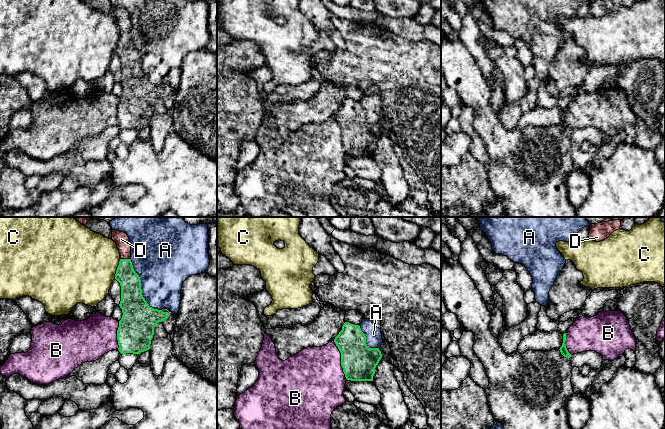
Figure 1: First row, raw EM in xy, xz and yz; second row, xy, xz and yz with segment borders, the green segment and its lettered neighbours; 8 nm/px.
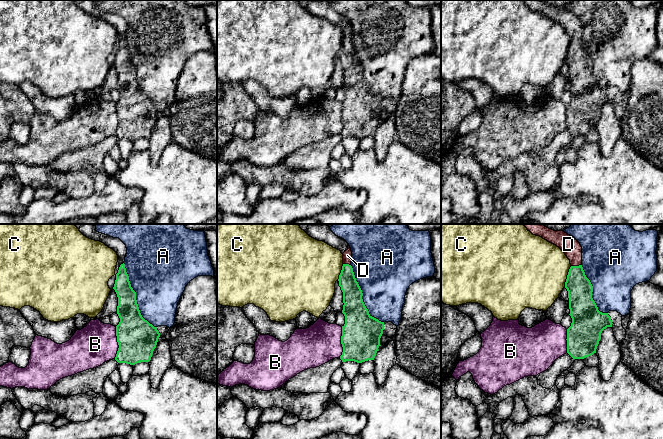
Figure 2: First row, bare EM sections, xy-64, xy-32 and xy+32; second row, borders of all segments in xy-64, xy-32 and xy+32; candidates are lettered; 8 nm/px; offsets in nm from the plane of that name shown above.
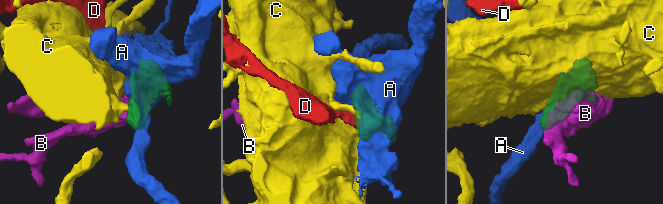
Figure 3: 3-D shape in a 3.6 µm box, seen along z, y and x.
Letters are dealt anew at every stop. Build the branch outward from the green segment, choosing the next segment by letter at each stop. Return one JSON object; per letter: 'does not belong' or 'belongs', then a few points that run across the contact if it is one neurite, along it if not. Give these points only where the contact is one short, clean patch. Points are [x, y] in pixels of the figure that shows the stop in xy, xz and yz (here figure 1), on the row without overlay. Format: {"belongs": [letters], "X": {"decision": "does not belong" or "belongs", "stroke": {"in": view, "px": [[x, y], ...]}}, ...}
{"belongs": ["D"], "A": {"decision": "does not belong"}, "B": {"decision": "does not belong", "stroke": {"in": "xz", "px": [[333, 116], [340, 129], [340, 141], [347, 155]]}}, "C": {"decision": "does not belong"}, "D": {"decision": "belongs"}}

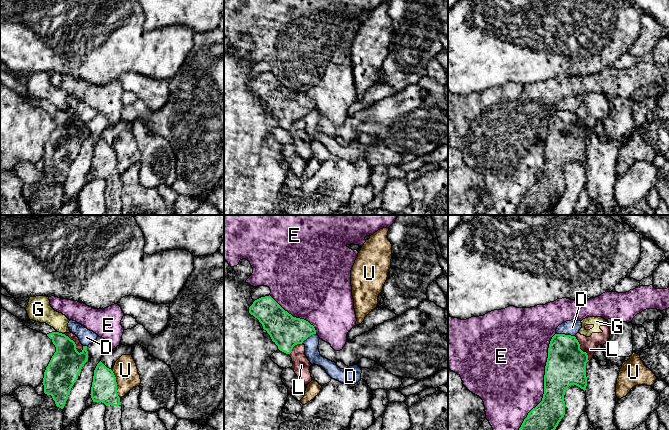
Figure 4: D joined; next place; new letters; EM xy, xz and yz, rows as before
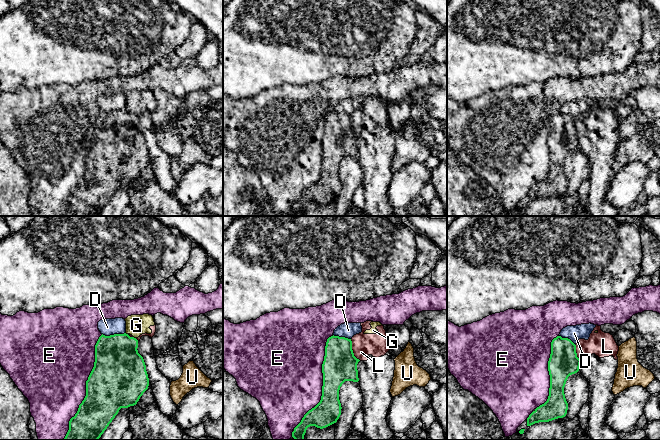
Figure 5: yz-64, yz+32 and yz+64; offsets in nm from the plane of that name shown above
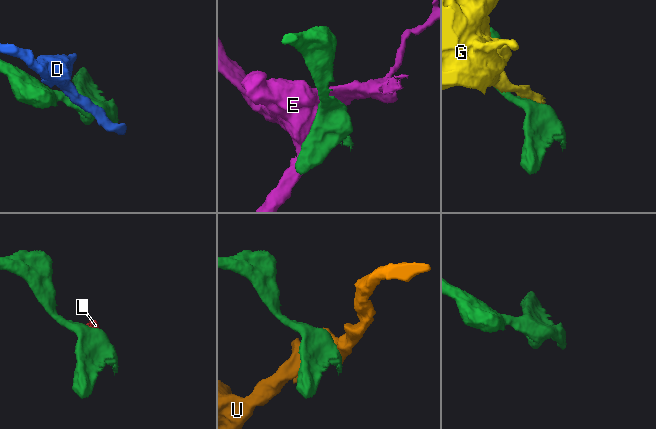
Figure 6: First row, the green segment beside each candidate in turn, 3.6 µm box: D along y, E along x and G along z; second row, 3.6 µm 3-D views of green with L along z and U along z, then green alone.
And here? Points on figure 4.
{"belongs": [], "D": {"decision": "does not belong"}, "E": {"decision": "does not belong"}, "G": {"decision": "does not belong"}, "L": {"decision": "does not belong", "stroke": {"in": "xy", "px": [[64, 109], [74, 118], [75, 124], [81, 128]]}}, "U": {"decision": "does not belong", "stroke": {"in": "xy", "px": [[111, 146], [115, 153], [116, 168], [120, 173]]}}}

